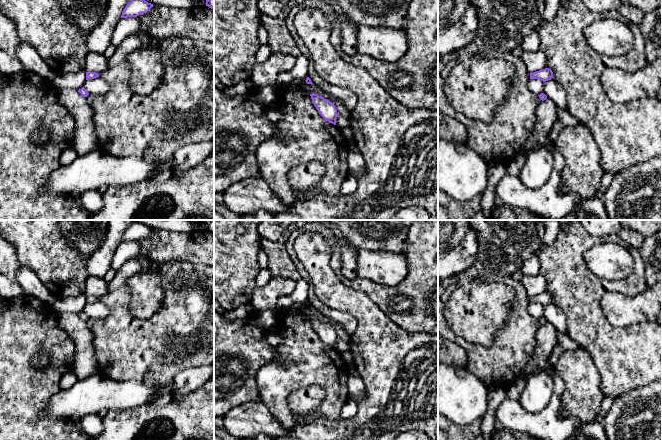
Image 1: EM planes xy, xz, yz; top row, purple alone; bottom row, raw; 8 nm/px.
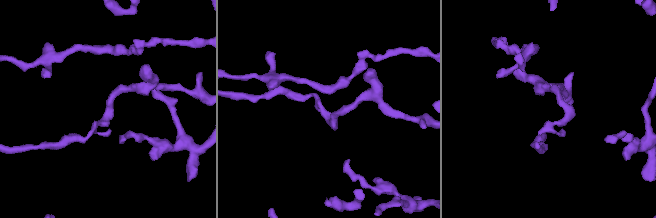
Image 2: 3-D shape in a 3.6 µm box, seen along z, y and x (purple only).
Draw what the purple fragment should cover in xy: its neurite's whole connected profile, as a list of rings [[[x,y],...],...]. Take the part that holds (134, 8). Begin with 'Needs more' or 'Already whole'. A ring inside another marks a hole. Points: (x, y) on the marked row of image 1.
Already whole. [[[131,0],[124,8],[121,18],[137,17],[147,13],[153,6],[145,0]]]

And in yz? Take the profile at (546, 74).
Already whole. [[[549,68],[530,73],[530,79],[540,79],[545,82],[553,78],[553,72]]]

